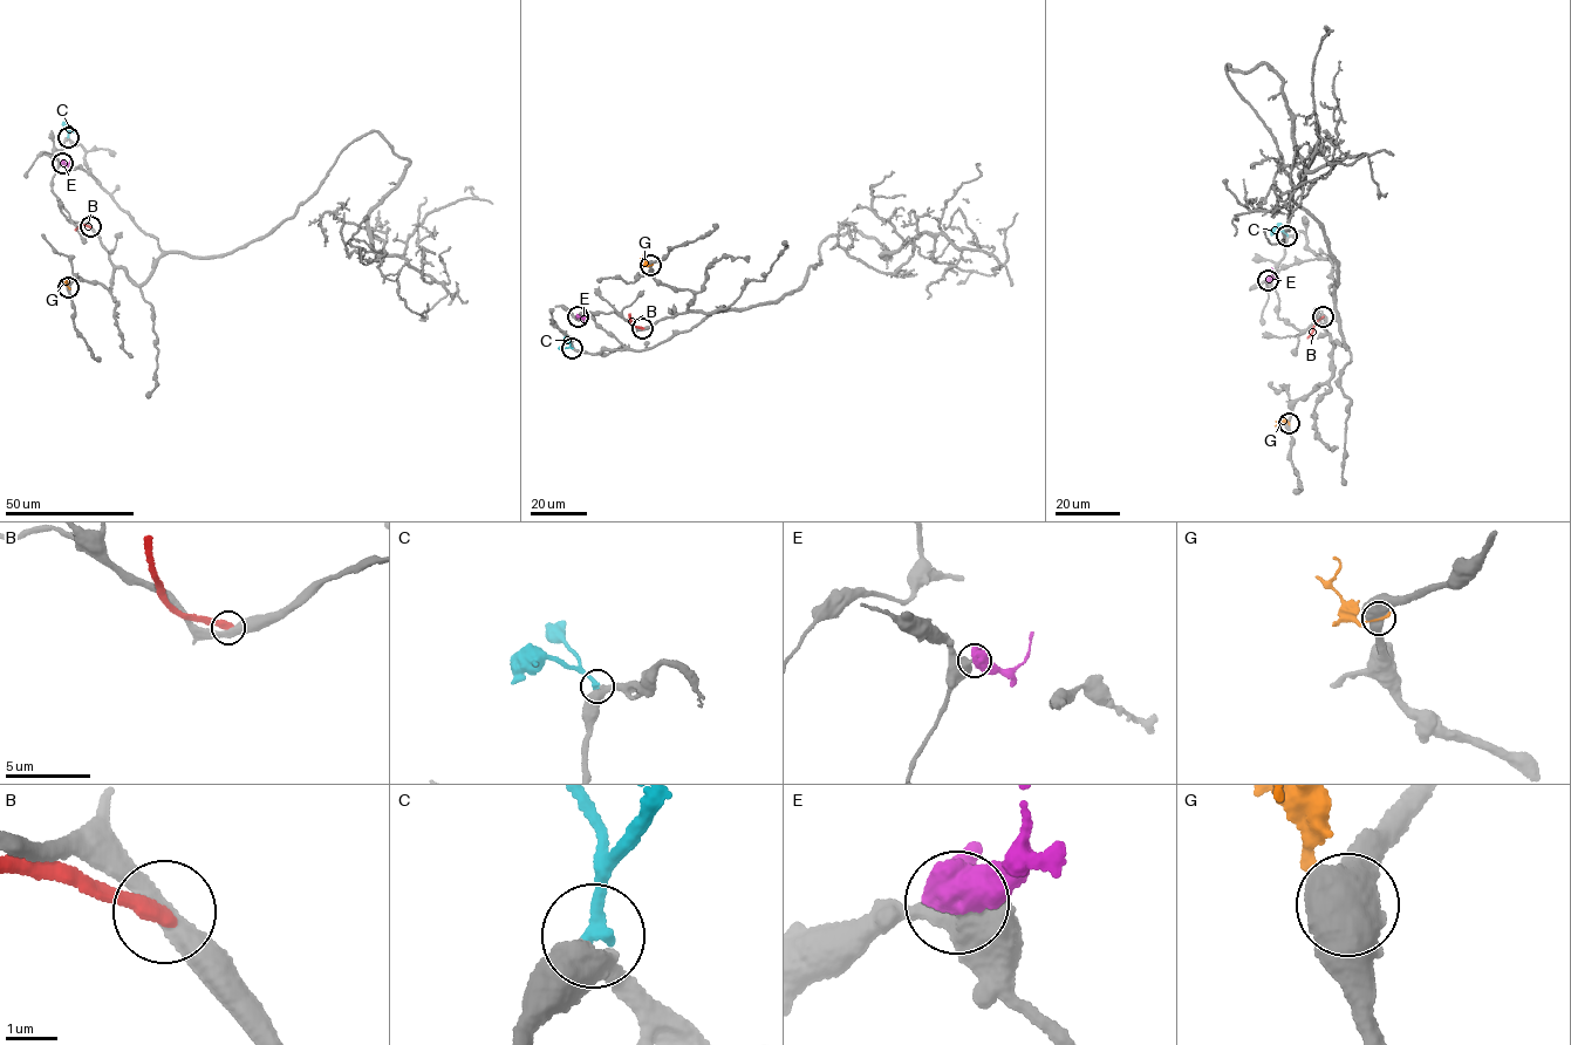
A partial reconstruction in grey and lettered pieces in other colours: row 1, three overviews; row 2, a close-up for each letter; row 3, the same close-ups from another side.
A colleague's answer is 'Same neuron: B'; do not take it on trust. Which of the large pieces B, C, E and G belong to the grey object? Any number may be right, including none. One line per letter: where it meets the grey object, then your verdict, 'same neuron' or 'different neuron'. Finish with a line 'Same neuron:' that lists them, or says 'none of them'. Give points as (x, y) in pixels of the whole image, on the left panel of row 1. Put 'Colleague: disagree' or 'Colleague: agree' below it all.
B: contact (90, 226); different neuron
C: contact (68, 137); same neuron
E: contact (62, 163); different neuron
G: contact (68, 287); different neuron
Same neuron: C
Colleague: disagree

